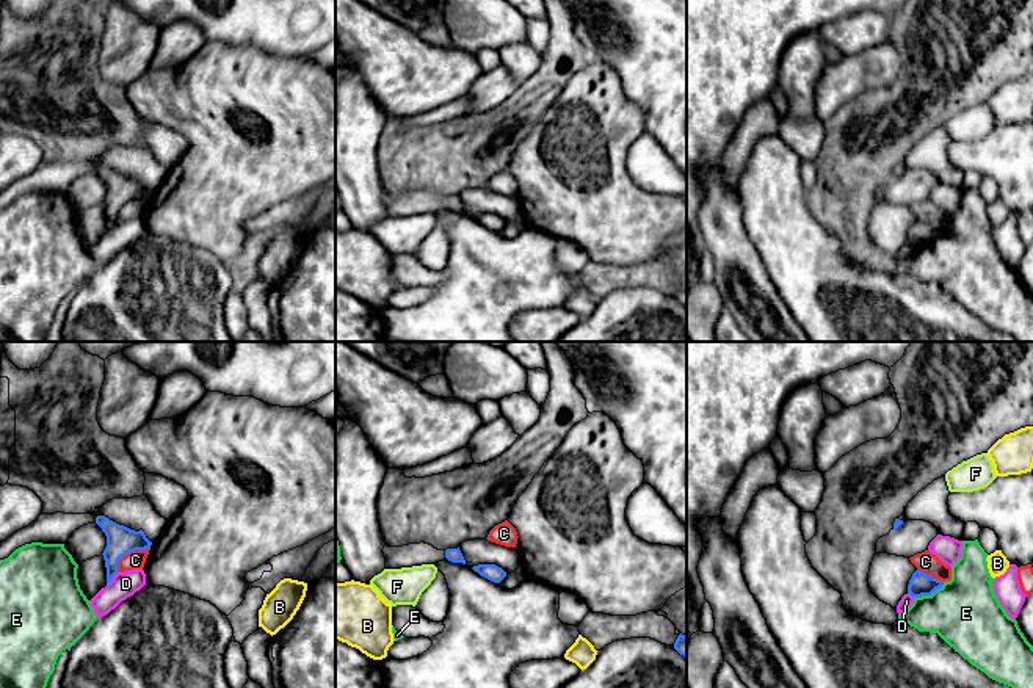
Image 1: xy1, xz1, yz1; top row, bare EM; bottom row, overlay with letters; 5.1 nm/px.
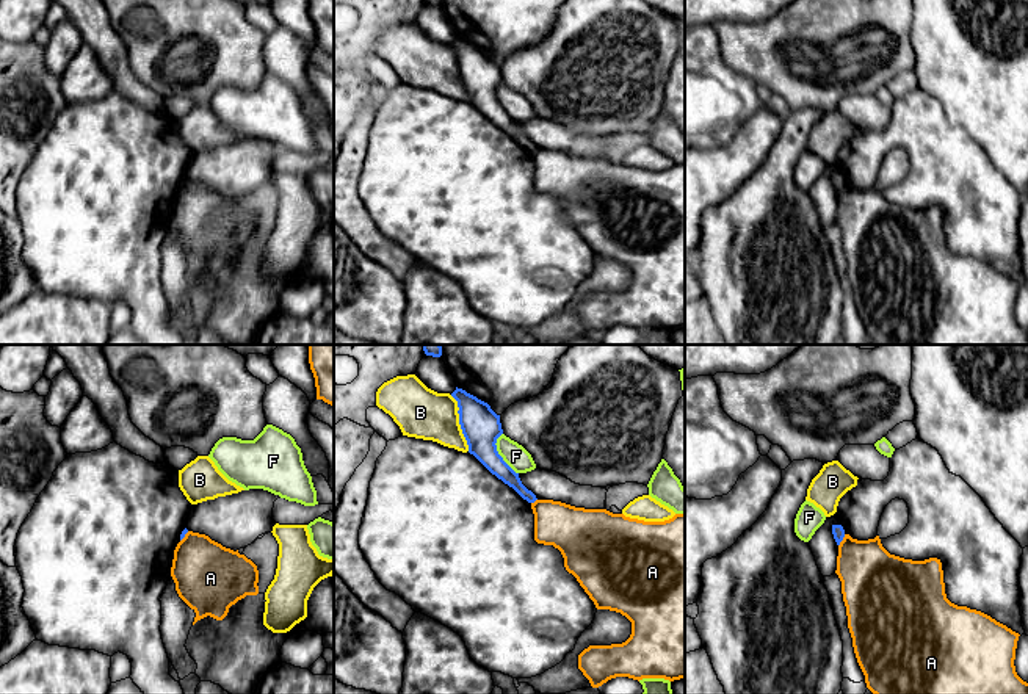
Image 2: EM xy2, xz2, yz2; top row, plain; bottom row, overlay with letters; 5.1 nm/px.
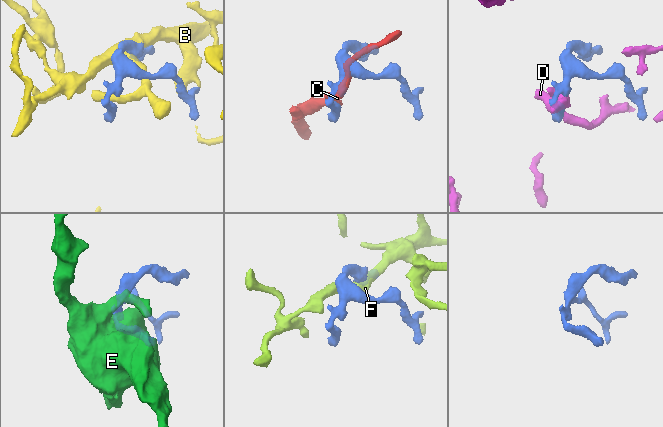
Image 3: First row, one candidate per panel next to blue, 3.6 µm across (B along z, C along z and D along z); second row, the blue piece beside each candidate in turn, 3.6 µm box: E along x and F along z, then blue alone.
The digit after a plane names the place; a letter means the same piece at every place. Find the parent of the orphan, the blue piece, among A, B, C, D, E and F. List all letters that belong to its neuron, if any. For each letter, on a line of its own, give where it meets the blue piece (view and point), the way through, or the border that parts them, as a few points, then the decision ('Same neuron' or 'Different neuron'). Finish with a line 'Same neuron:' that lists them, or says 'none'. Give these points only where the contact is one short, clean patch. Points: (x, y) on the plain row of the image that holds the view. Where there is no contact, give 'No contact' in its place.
A: Touches blue at yz2 (842, 188). Boundary: yz2 (845, 184), (839, 195). Different neuron
B: Touches blue at xz2 (459, 72). Different neuron
C: Touches blue at xy1 (129, 201). Different neuron
D: Touches blue at xy1 (112, 228). Different neuron
E: Touches blue at yz1 (928, 243). Different neuron
F: Touches blue at xz2 (497, 102). Different neuron
Same neuron: none

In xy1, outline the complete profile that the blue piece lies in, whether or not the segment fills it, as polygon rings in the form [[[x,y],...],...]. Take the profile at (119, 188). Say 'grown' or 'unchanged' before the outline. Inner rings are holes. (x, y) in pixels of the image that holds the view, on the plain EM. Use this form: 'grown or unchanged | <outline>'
grown | [[[41,163],[28,176],[13,182],[0,191],[0,208],[8,207],[16,197],[31,193],[66,193],[75,179],[88,172],[97,172],[107,185],[103,208],[107,216],[107,234],[118,223],[118,212],[122,205],[135,199],[146,199],[152,191],[144,180],[135,180],[110,169],[105,165],[92,163]]]

